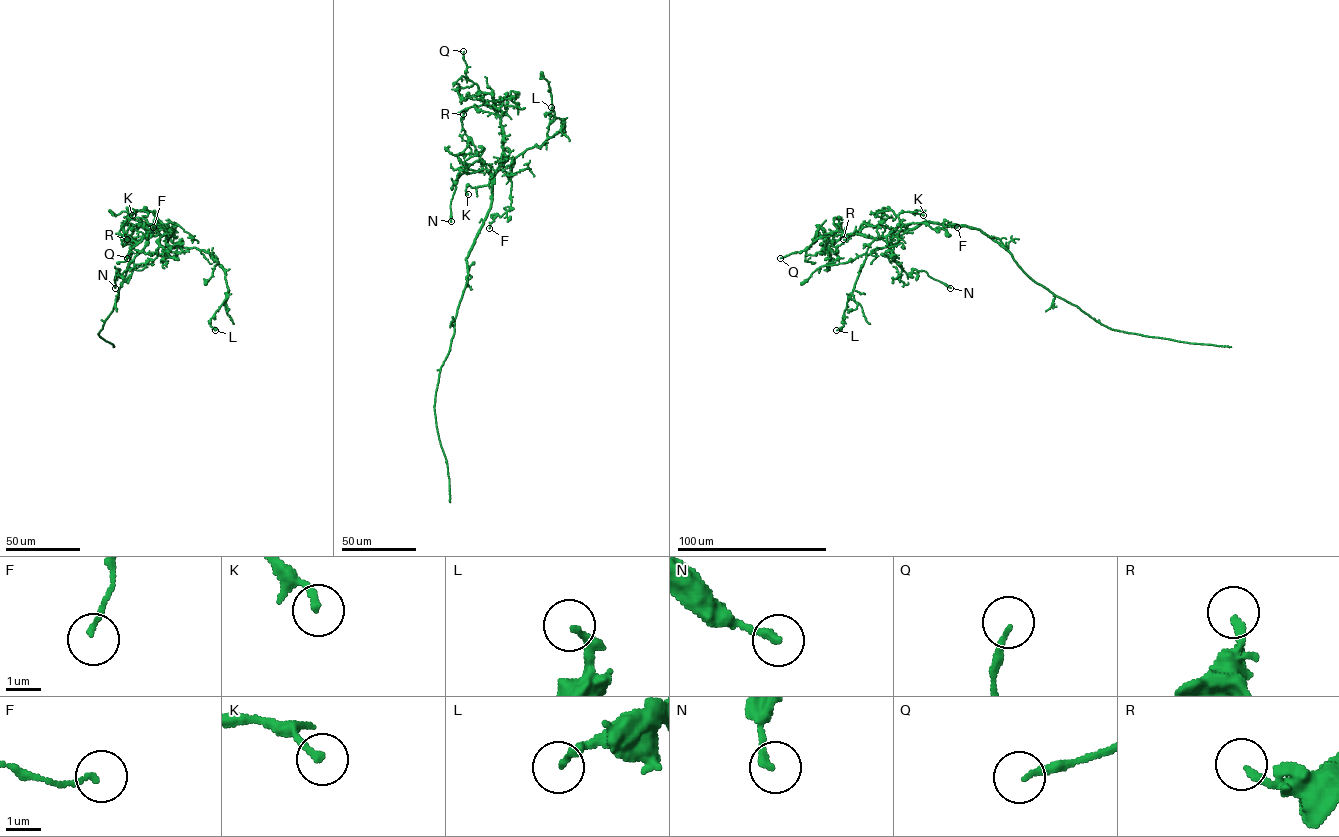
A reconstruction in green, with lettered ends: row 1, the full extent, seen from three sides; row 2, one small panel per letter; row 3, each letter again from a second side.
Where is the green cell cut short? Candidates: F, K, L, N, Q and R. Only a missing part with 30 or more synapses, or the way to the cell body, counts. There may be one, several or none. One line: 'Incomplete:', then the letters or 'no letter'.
Incomplete: no letter

